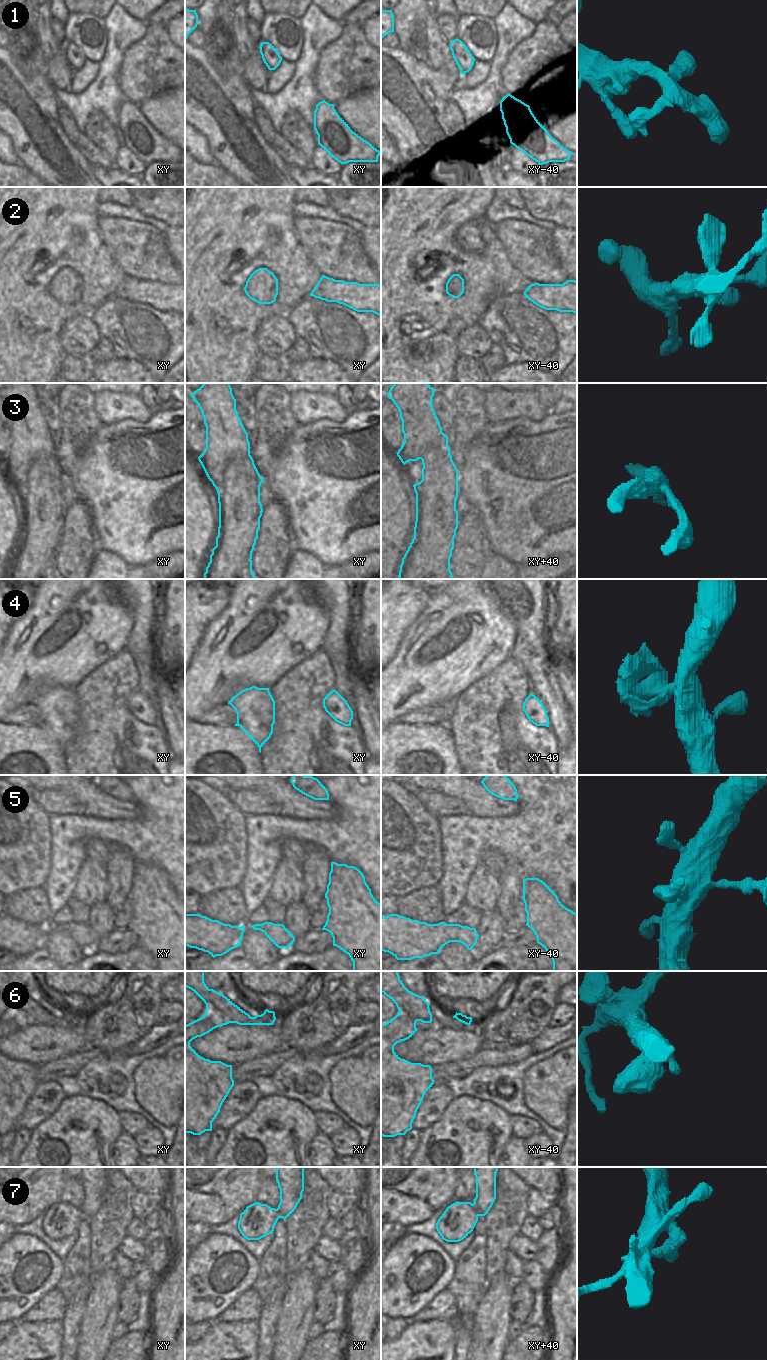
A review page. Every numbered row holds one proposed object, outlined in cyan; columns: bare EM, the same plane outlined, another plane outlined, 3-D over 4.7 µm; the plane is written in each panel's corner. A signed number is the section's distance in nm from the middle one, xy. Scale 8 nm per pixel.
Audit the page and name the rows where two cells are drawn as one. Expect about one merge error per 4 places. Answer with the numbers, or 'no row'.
2, 3, 4

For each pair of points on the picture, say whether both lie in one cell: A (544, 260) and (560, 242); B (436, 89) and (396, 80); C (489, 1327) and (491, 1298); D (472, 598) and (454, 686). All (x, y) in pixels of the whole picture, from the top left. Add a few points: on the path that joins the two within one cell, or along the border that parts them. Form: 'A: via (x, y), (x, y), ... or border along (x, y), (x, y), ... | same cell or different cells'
A: border along (551, 232), (553, 252), (563, 271) | different cells
B: via (426, 89), (406, 89) | same cell
C: via (491, 1320), (491, 1305) | same cell
D: via (486, 620), (486, 623), (454, 655), (454, 664) | same cell

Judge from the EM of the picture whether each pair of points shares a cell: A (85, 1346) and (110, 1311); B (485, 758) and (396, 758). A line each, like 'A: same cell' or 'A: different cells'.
A: same cell
B: different cells

